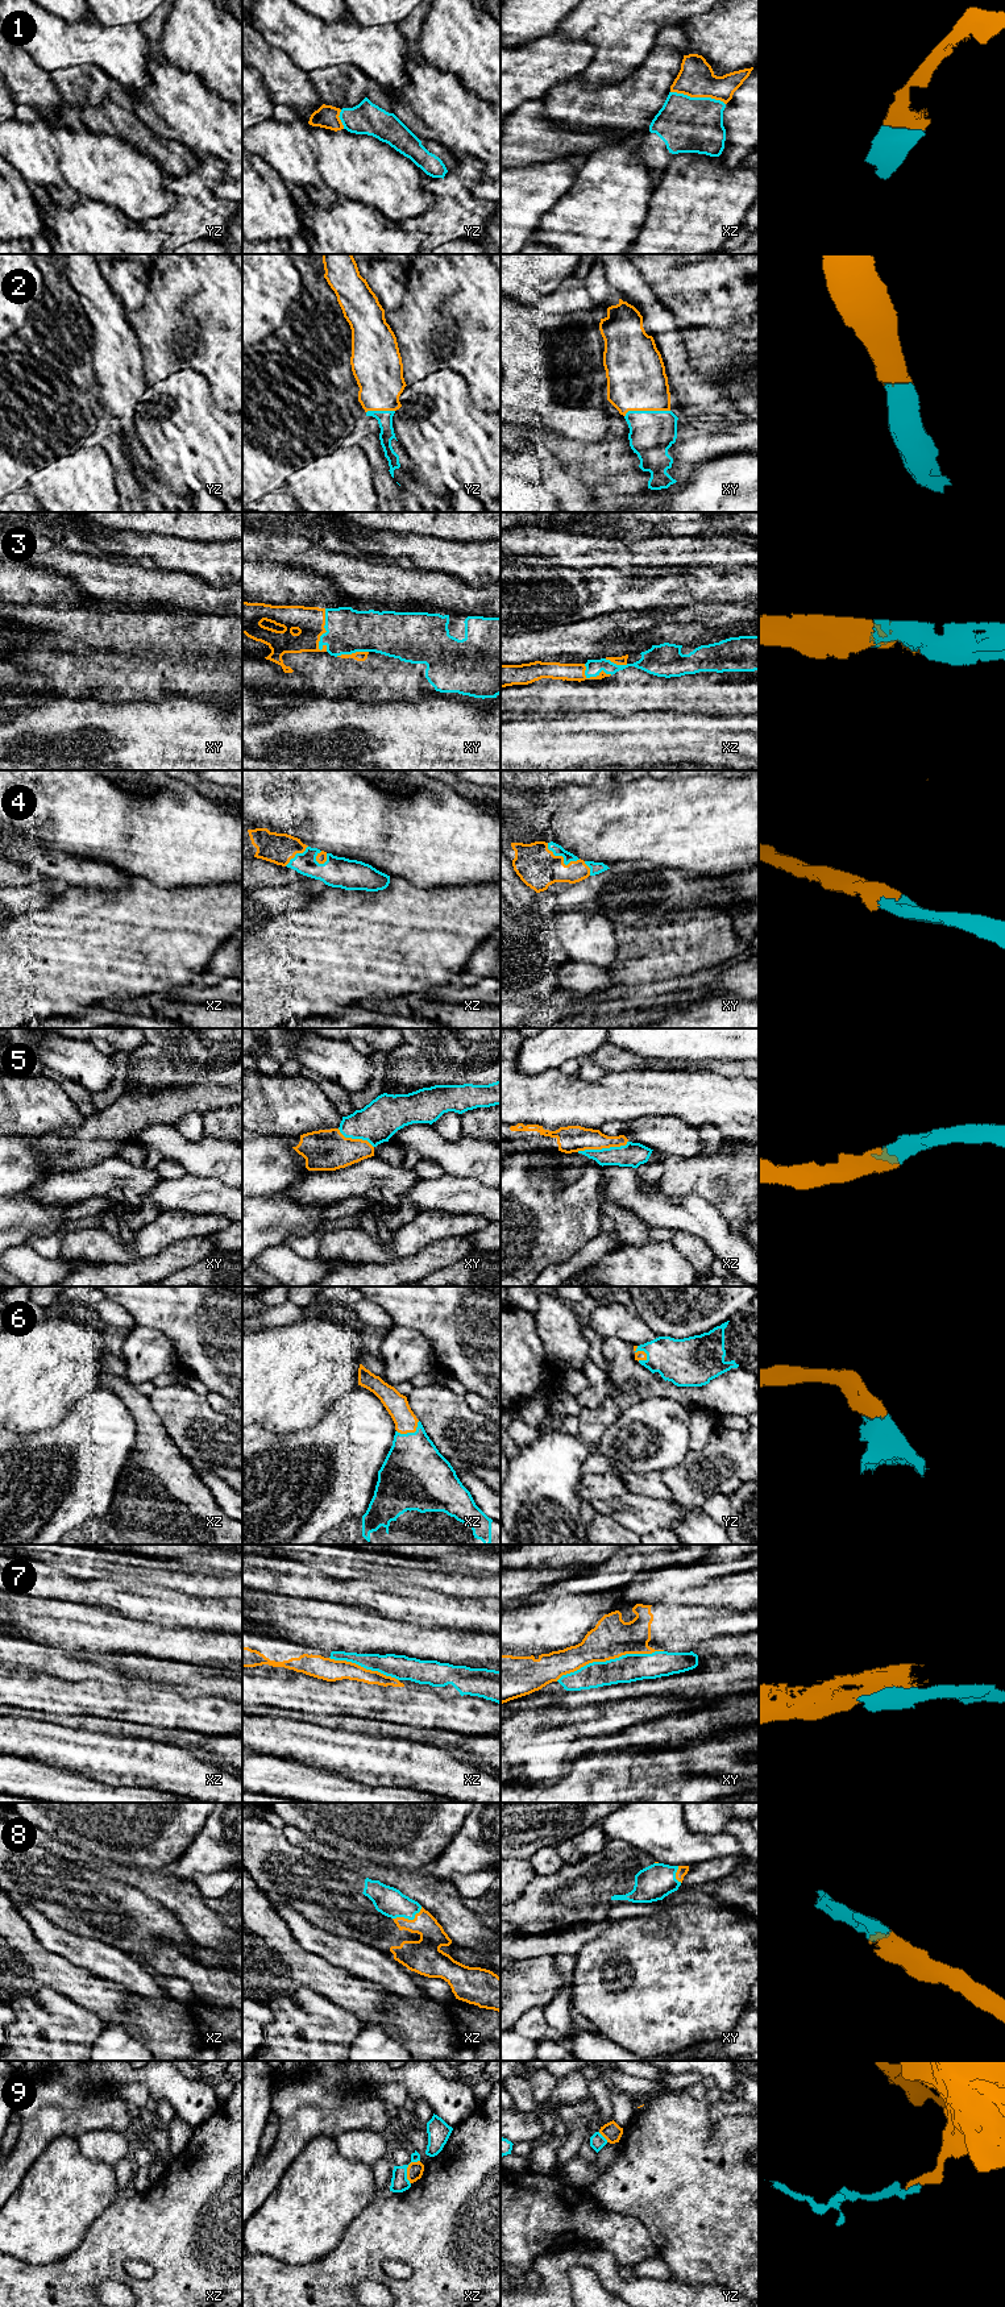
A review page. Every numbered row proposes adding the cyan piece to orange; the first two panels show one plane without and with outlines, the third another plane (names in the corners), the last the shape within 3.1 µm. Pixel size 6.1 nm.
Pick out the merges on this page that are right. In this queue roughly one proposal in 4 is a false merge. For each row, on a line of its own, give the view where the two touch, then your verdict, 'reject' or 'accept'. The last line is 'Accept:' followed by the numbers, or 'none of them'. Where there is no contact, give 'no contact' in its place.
1: contact in xz; accept
2: contact in xy; accept
3: contact in xy; accept
4: contact in xy; accept
5: contact in xz; accept
6: contact in xz; accept
7: contact in xy; reject
8: contact in xz; accept
9: contact in xz; reject
Accept: 1, 2, 3, 4, 5, 6, 8

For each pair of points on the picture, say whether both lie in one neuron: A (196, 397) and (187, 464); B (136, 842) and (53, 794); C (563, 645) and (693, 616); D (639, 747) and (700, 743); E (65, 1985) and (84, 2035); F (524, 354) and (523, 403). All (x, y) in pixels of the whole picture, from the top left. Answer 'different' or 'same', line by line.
A: same
B: same
C: same
D: same
E: different
F: same

